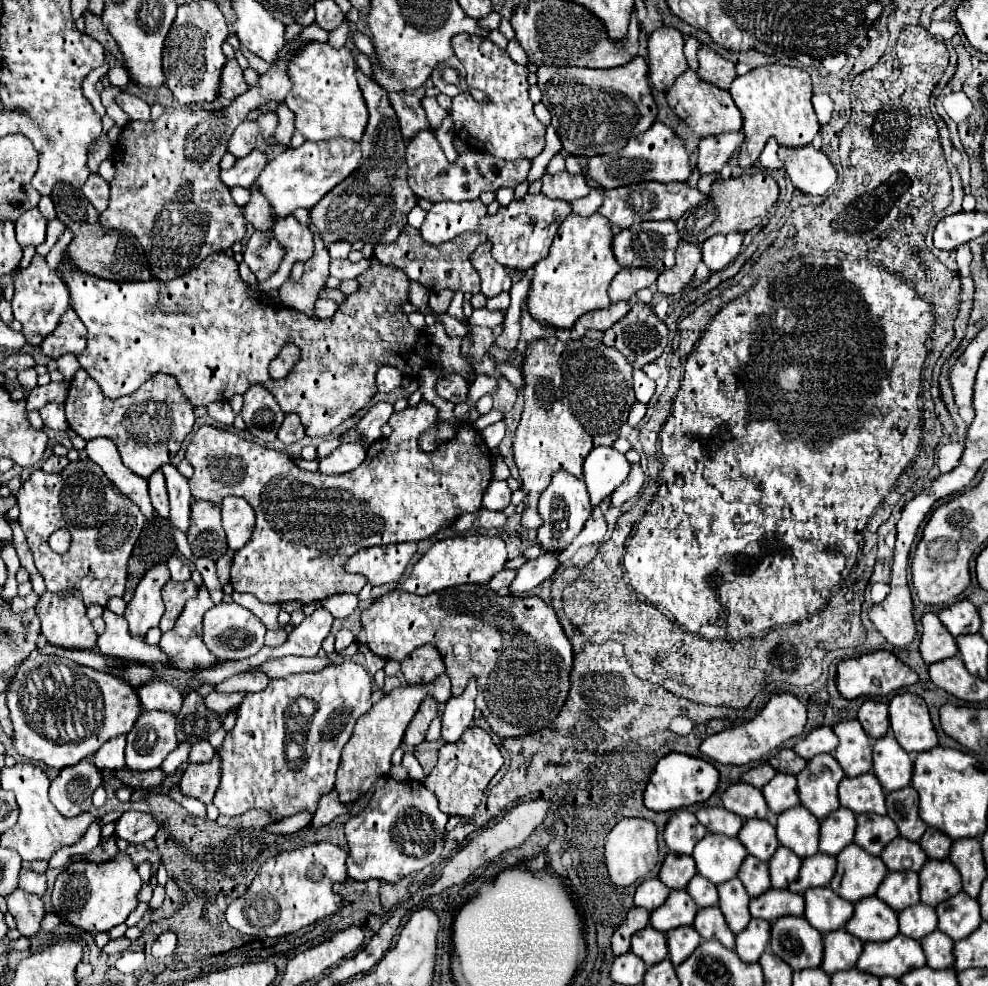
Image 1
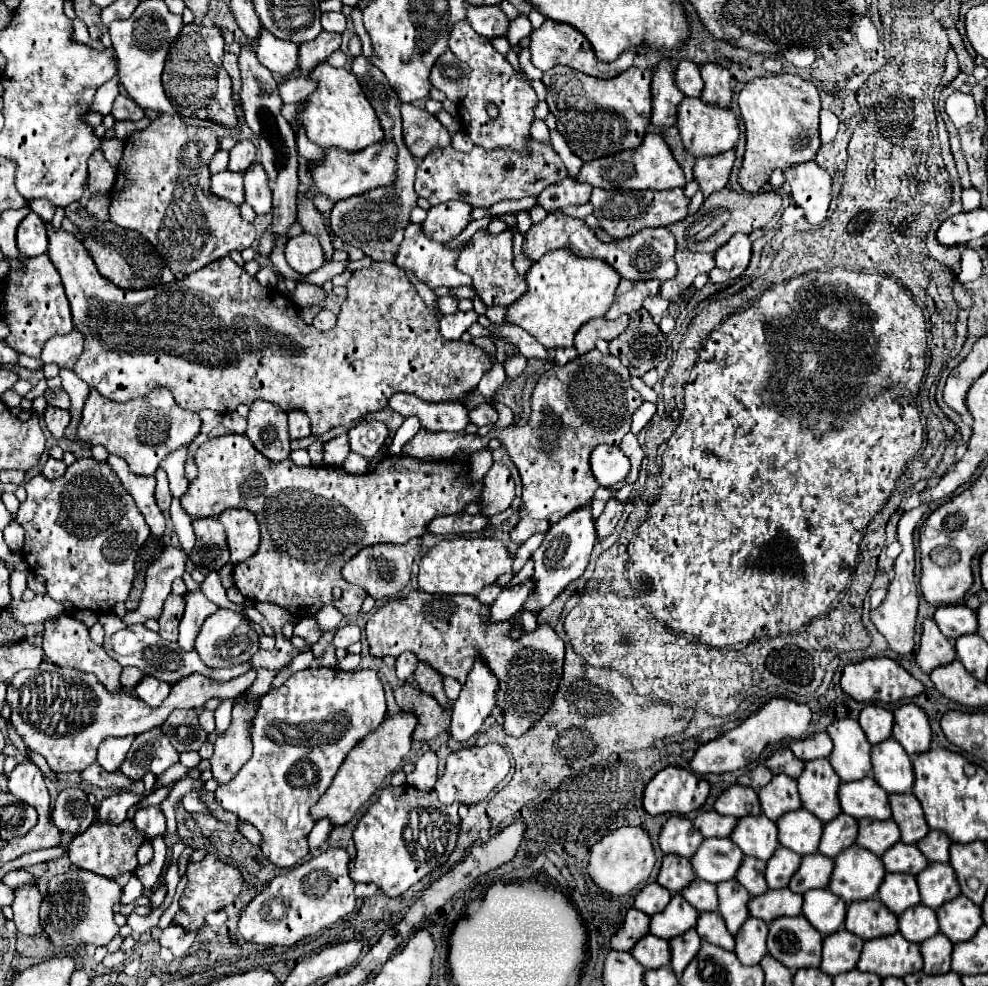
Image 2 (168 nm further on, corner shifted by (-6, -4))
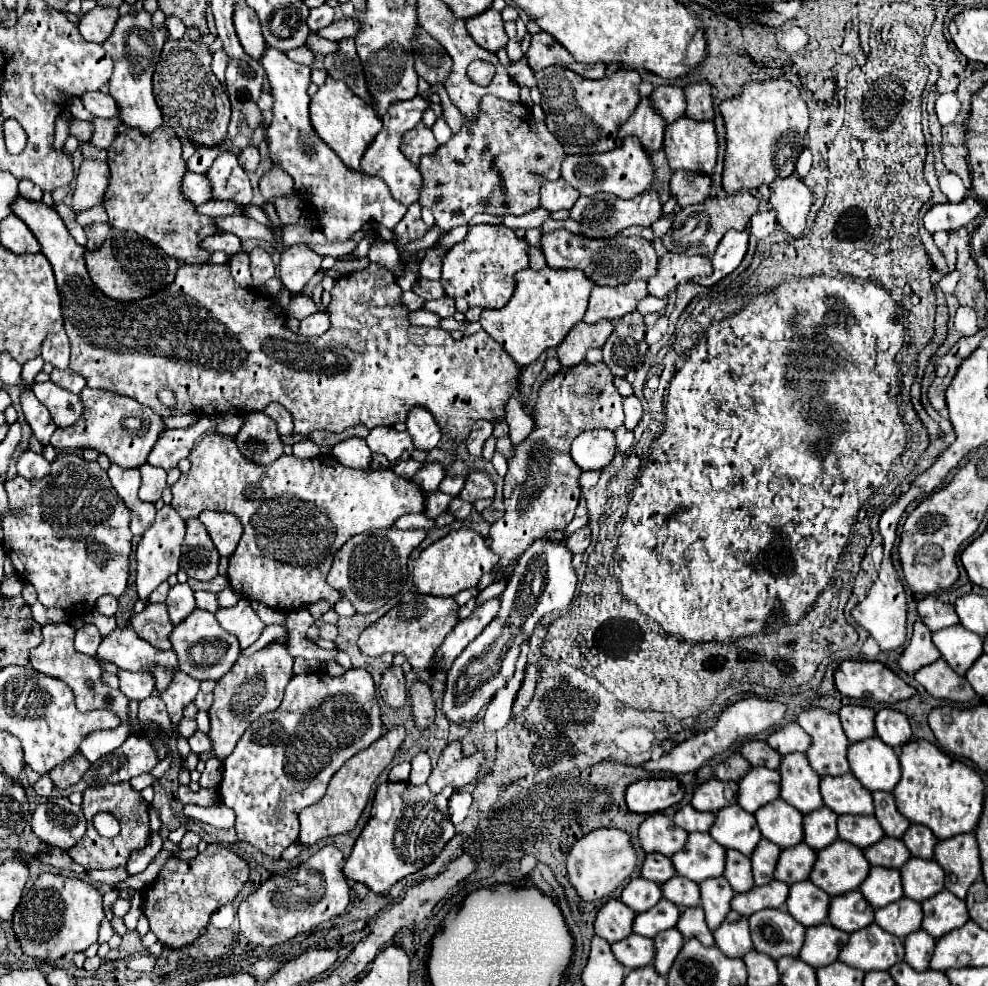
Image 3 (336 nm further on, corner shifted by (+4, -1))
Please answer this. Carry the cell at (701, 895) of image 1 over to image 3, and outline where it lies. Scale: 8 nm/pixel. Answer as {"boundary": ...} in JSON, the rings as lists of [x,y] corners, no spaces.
{"boundary":[[[673,876],[665,884],[661,884],[661,890],[663,890],[663,898],[671,900],[679,908],[689,908],[699,904],[699,886],[681,876]]]}

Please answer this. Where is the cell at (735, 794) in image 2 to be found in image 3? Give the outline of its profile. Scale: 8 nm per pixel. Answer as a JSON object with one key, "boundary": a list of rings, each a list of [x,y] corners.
{"boundary":[[[707,780],[703,782],[695,794],[693,794],[693,800],[691,800],[691,806],[695,810],[701,810],[701,812],[717,812],[725,806],[729,806],[729,800],[725,798],[725,788],[731,788],[733,792],[737,792],[737,784],[735,782],[721,782],[721,780]]]}

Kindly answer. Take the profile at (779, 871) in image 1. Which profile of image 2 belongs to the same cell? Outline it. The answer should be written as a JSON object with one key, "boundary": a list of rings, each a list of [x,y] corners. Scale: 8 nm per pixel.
{"boundary":[[[779,847],[775,855],[767,861],[765,877],[767,877],[769,889],[785,889],[791,877],[795,875],[795,871],[799,869],[799,865],[801,865],[801,855],[797,855],[791,849]]]}

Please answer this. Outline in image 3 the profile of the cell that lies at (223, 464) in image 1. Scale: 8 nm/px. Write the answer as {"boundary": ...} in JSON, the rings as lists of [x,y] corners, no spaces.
{"boundary":[[[205,436],[199,444],[195,444],[189,454],[189,462],[191,470],[181,474],[181,478],[171,486],[171,506],[183,516],[183,520],[197,518],[201,510],[231,512],[237,516],[243,524],[243,536],[229,558],[229,584],[241,596],[255,598],[275,610],[291,612],[321,598],[335,606],[341,600],[341,594],[325,580],[333,562],[329,556],[333,556],[355,534],[363,534],[373,528],[391,528],[399,516],[425,510],[425,494],[421,488],[411,480],[395,476],[391,470],[351,470],[337,464],[331,456],[317,456],[311,460],[281,456],[281,460],[275,460],[269,466],[257,466],[241,456],[233,436]]]}

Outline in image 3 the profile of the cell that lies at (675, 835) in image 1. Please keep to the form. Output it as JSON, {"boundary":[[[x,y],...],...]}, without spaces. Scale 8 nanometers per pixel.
{"boundary":[[[651,814],[639,826],[639,844],[645,852],[659,852],[663,856],[673,856],[683,848],[687,832],[677,828],[673,820],[665,814]]]}

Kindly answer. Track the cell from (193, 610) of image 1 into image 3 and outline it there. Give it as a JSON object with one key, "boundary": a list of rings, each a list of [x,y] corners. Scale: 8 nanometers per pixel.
{"boundary":[[[175,584],[169,590],[165,604],[169,606],[169,618],[171,618],[171,622],[179,624],[179,622],[183,622],[195,610],[193,590],[189,588],[189,584]]]}

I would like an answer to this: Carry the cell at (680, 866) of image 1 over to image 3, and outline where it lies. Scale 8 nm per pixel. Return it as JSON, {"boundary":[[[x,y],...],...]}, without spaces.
{"boundary":[[[647,854],[641,876],[647,880],[653,880],[657,884],[665,884],[669,878],[675,876],[675,868],[667,856],[657,856],[657,854]]]}

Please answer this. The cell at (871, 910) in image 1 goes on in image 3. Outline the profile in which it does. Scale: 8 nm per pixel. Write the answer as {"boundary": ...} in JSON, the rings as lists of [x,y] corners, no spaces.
{"boundary":[[[859,890],[835,896],[829,904],[829,922],[843,932],[857,932],[873,922],[875,908]]]}

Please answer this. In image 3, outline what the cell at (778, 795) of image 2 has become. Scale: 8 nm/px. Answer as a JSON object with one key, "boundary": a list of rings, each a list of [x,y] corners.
{"boundary":[[[755,766],[749,770],[749,774],[739,780],[739,792],[737,792],[737,804],[747,810],[755,812],[757,808],[773,802],[779,798],[779,772]]]}

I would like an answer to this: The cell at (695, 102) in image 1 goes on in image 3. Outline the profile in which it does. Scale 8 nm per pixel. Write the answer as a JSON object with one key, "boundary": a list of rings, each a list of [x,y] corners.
{"boundary":[[[681,116],[665,128],[663,150],[671,170],[689,170],[711,176],[717,162],[715,124],[711,120],[695,122]]]}

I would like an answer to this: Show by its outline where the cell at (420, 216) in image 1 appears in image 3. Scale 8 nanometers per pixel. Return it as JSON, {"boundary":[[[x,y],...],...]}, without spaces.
{"boundary":[[[273,48],[265,50],[261,64],[267,72],[273,96],[273,120],[267,128],[267,148],[271,162],[279,164],[293,178],[295,192],[309,196],[307,210],[321,222],[321,232],[329,242],[347,242],[361,226],[375,220],[393,228],[407,212],[407,206],[397,202],[381,178],[365,176],[341,162],[341,158],[313,132],[309,124],[309,66],[295,64],[283,52]]]}

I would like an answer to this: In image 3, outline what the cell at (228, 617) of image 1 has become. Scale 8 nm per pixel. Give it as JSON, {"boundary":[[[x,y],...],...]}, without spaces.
{"boundary":[[[193,610],[181,624],[173,628],[169,640],[177,654],[179,670],[187,672],[195,680],[219,680],[225,672],[229,672],[241,652],[235,636],[225,632],[215,620],[215,616],[207,610]]]}

